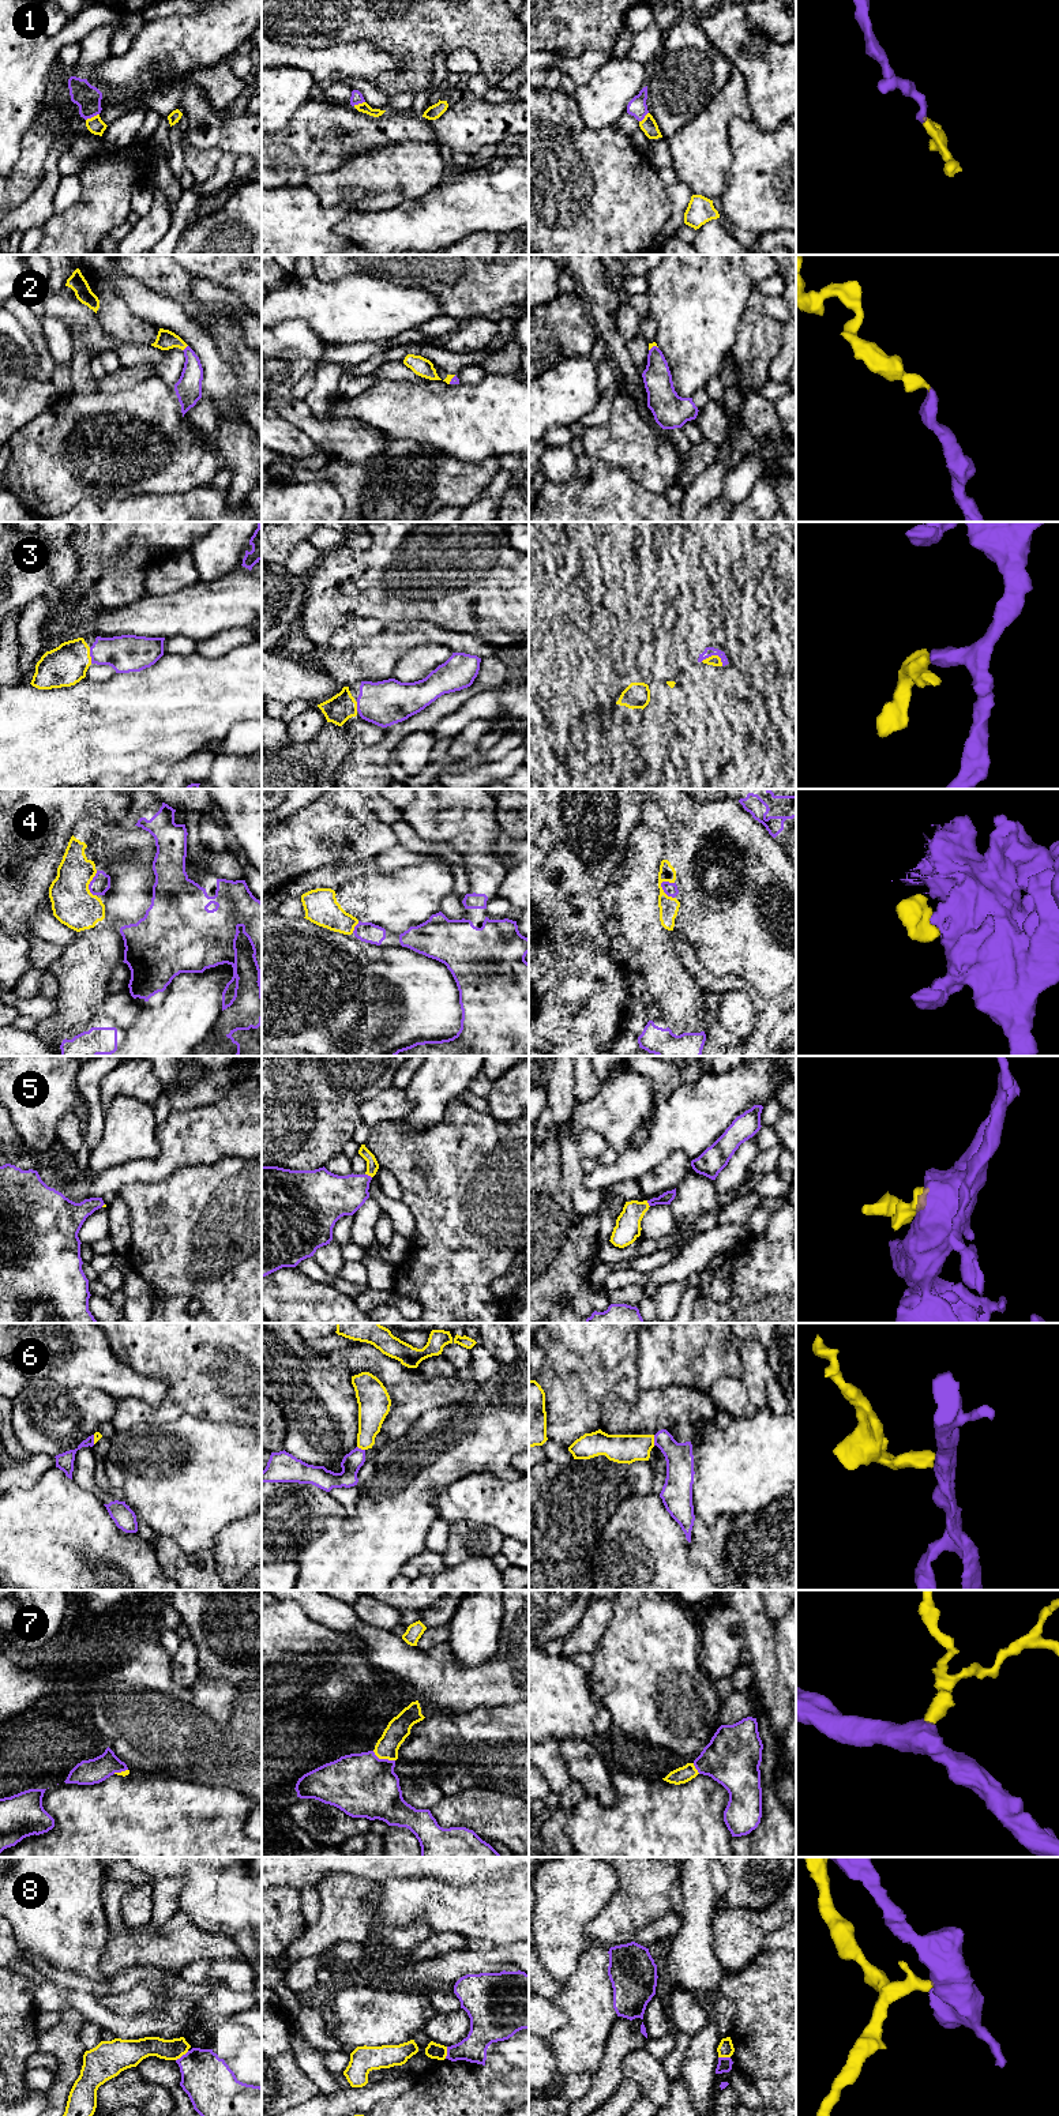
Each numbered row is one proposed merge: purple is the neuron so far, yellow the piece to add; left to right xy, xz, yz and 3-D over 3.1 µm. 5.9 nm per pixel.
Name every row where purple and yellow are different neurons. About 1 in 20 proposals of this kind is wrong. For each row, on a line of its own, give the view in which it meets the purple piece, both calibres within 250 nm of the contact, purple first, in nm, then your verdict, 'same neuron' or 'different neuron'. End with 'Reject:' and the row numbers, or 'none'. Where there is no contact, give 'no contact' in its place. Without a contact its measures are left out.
1: meets purple in xy; 150 nm thick on the purple side, 100 nm on the other; same neuron
2: meets purple in xy; 160 nm thick on the purple side, 120 nm on the other; same neuron
3: meets purple in yz; 60 nm thick on the purple side, 60 nm on the other; same neuron
4: meets purple in yz; 80 nm thick on the purple side, 110 nm on the other; same neuron
5: meets purple in xz; 260 nm thick on the purple side, 70 nm on the other; same neuron
6: meets purple in yz; 160 nm thick on the purple side, 180 nm on the other; different neuron
7: meets purple in xz; 380 nm thick on the purple side, 140 nm on the other; same neuron
8: meets purple in xy; 300 nm thick on the purple side, 130 nm on the other; different neuron
Reject: 6, 8

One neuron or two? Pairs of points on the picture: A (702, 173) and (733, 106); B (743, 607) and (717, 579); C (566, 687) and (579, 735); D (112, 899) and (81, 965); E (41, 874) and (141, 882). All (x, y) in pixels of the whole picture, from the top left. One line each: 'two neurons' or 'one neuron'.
A: one neuron
B: one neuron
C: two neurons
D: one neuron
E: two neurons

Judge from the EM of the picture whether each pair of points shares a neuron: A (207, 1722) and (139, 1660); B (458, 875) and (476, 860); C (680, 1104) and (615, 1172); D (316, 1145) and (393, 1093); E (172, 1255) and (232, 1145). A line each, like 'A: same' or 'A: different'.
A: same
B: different
C: same
D: different
E: different

